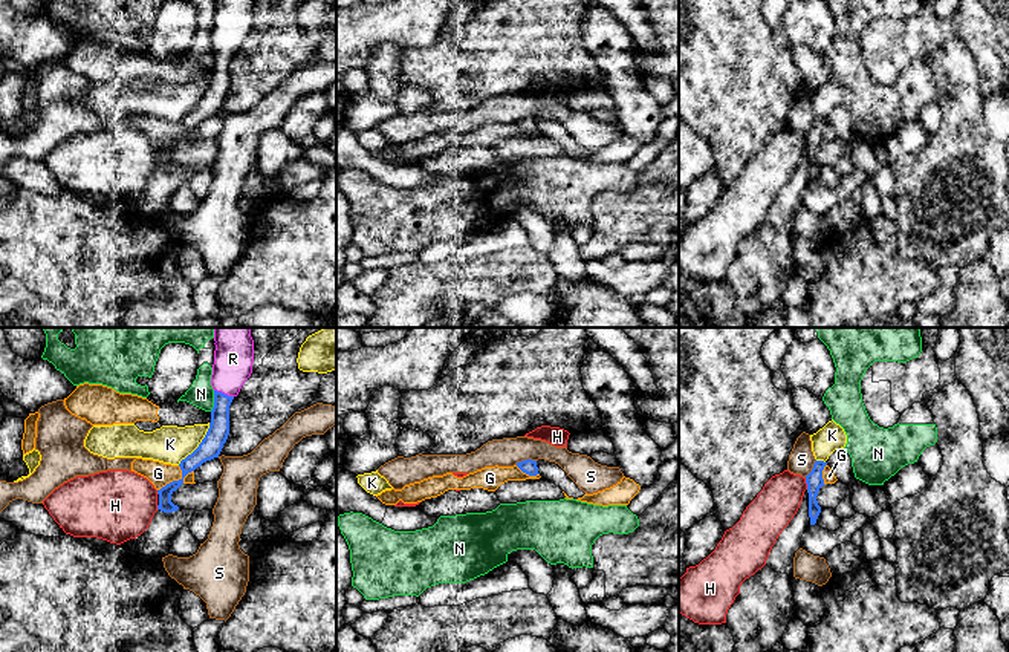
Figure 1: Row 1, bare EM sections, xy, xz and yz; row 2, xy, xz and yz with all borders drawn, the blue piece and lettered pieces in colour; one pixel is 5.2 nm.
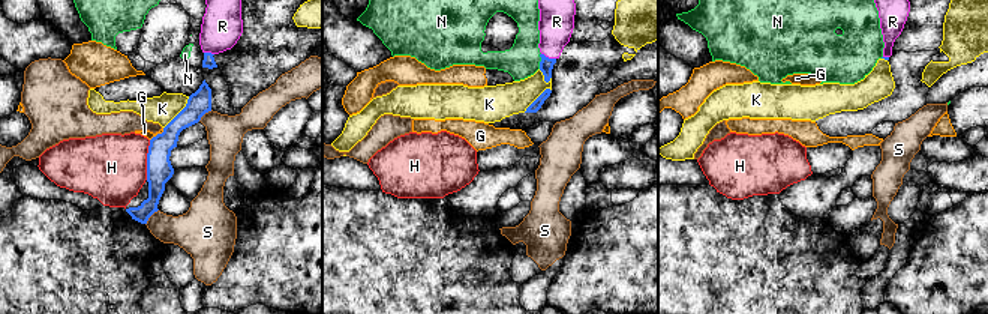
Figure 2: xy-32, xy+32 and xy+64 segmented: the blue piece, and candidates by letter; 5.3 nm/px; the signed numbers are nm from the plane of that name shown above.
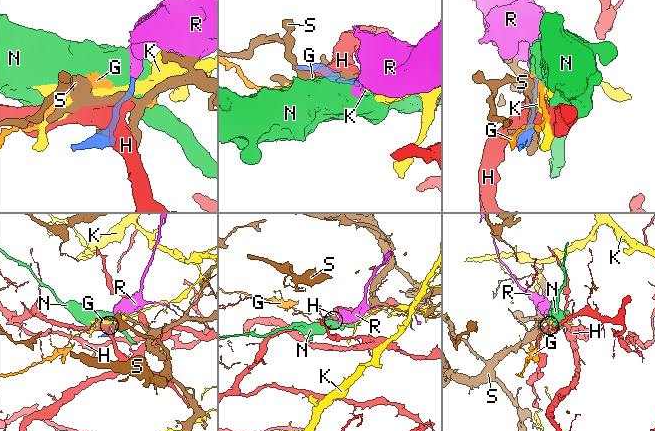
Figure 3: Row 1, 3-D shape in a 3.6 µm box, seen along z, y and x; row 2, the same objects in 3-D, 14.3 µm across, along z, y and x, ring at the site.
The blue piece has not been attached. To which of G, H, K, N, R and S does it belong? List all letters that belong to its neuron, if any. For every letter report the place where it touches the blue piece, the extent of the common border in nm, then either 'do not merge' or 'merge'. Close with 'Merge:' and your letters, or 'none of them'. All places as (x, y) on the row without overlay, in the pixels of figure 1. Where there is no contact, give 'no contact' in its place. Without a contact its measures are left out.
G: xy (175, 138) | 220 nm | do not merge
H: yz (806, 140) | 70 nm | do not merge
K: xy (199, 101) | 280 nm | do not merge
N: xy (214, 58) | 110 nm | do not merge
R: xy (223, 51) | 110 nm | merge
S: xz (526, 117) | 110 nm | do not merge
Merge: R

